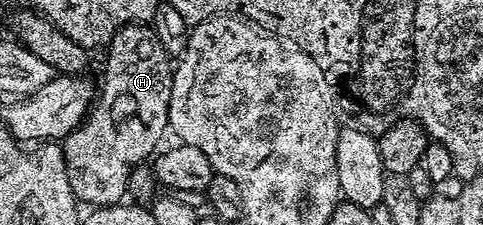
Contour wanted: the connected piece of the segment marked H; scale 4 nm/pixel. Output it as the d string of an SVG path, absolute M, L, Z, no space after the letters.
M131 22L119 27L108 40L106 50L108 60L104 63L104 84L98 87L98 98L84 116L84 122L62 140L70 189L81 204L92 203L88 205L93 208L111 207L121 202L128 189L130 173L161 146L160 138L164 131L166 135L169 130L170 89L174 70L173 57L162 47L153 28L142 23Z

